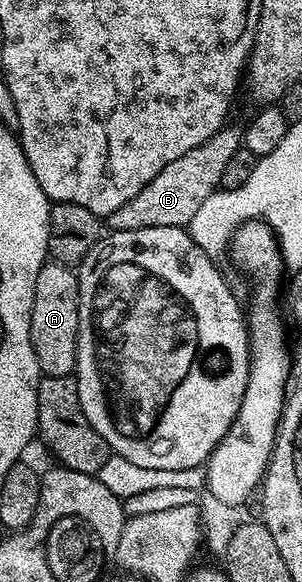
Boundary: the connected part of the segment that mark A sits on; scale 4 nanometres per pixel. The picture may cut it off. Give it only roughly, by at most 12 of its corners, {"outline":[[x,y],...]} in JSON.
{"outline":[[47,261],[29,322],[42,376],[77,370],[79,285]]}

